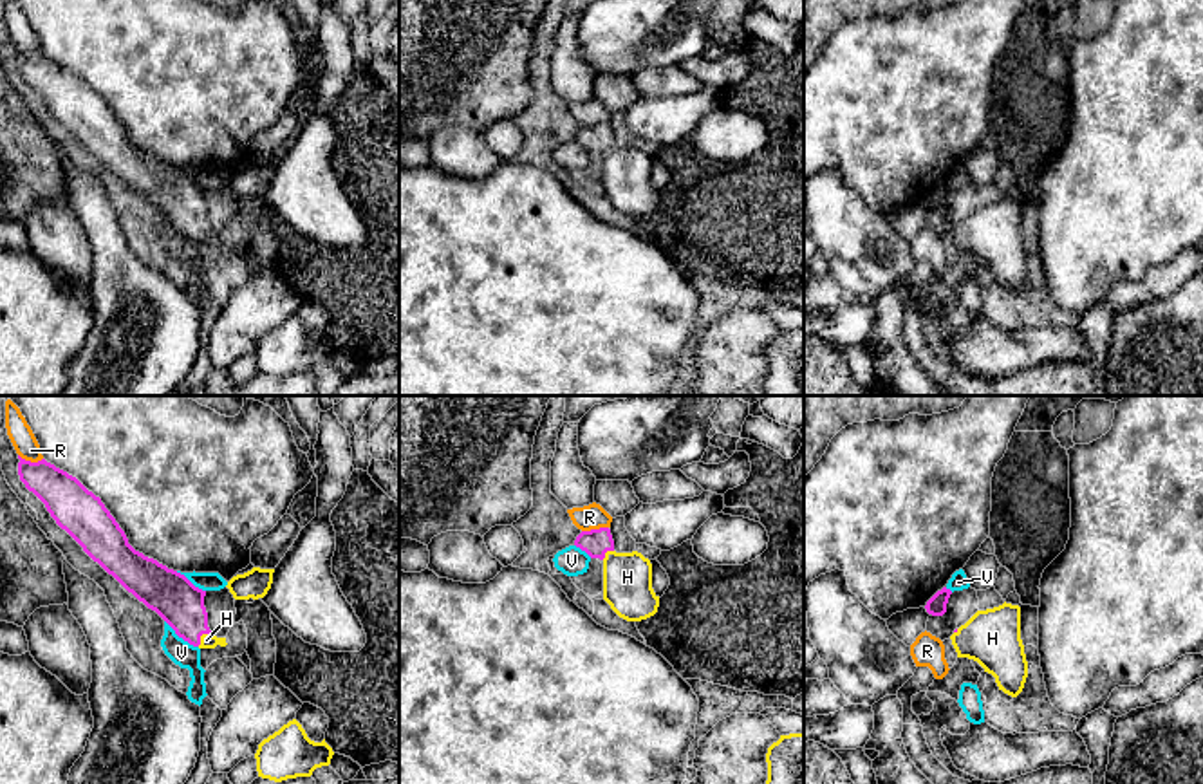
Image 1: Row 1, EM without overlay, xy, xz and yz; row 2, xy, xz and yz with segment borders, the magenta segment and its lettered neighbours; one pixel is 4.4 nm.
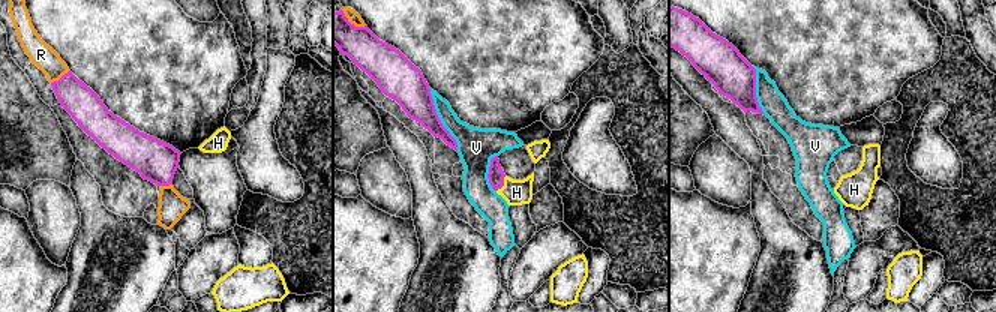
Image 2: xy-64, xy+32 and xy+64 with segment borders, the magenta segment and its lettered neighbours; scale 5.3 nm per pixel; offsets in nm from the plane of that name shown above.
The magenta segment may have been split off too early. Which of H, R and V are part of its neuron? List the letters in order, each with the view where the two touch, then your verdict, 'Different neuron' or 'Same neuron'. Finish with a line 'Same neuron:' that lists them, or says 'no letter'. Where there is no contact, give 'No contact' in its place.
H: Touches magenta in xy. Same neuron
R: Touches magenta in xz. Different neuron
V: Touches magenta in xy. Different neuron
Same neuron: H

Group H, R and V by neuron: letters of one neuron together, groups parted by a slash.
H / R / V

